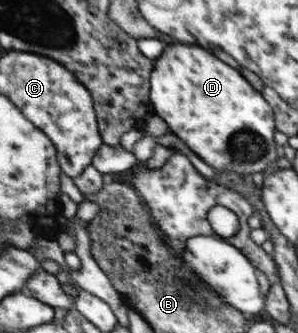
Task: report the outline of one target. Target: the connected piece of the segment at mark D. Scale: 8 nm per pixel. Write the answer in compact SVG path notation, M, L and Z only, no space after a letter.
M168 45L153 60L150 101L159 115L201 160L213 169L252 175L278 160L274 112L263 95L235 68L200 46Z

